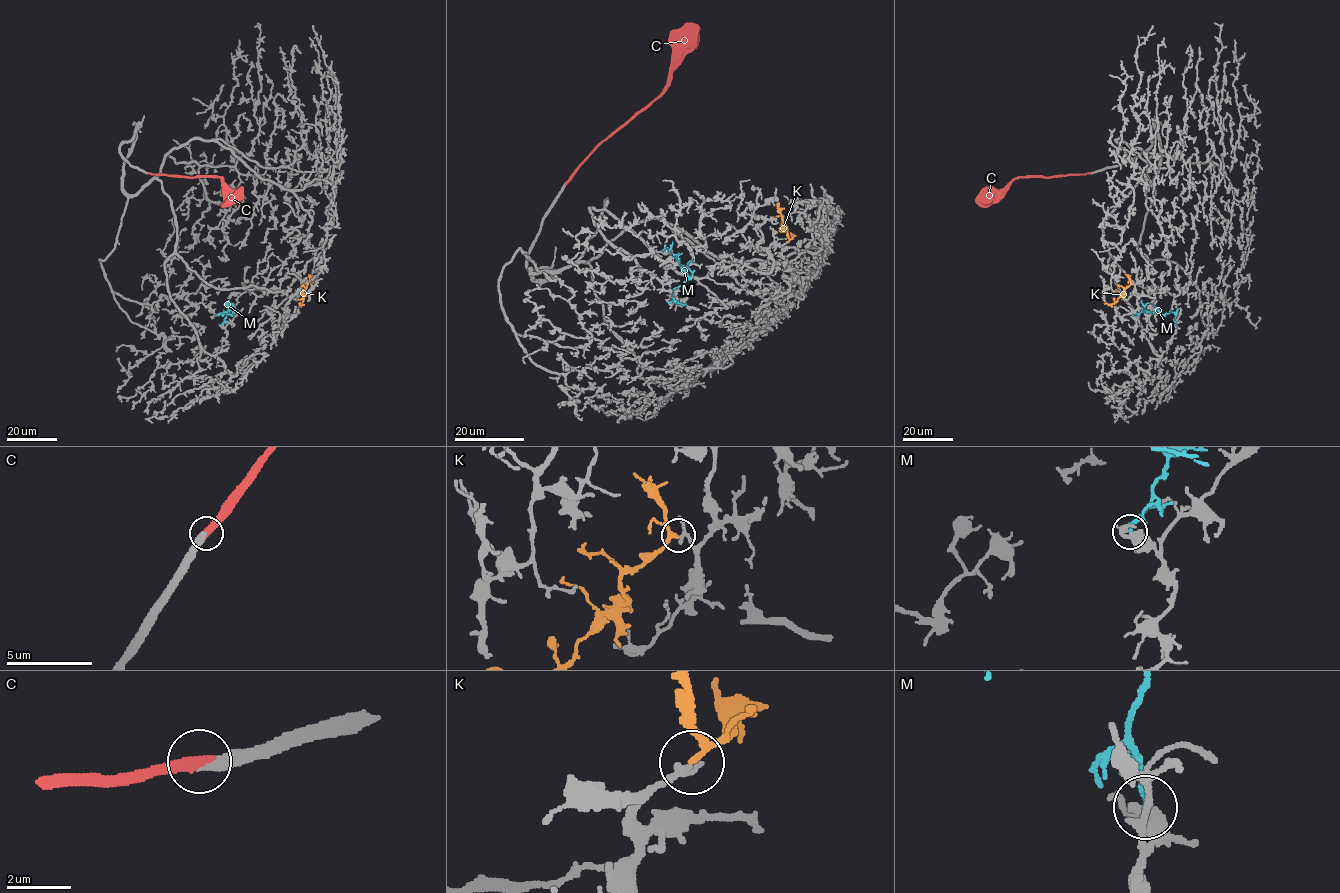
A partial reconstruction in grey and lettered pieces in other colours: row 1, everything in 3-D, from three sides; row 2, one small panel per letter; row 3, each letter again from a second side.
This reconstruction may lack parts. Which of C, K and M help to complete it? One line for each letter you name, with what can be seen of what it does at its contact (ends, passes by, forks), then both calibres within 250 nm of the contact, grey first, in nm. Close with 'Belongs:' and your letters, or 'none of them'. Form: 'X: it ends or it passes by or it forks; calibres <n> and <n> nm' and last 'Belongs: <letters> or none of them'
C: it ends; calibres 380 and 420 nm
K: it passes by; calibres 170 and 180 nm
Belongs: C, K

